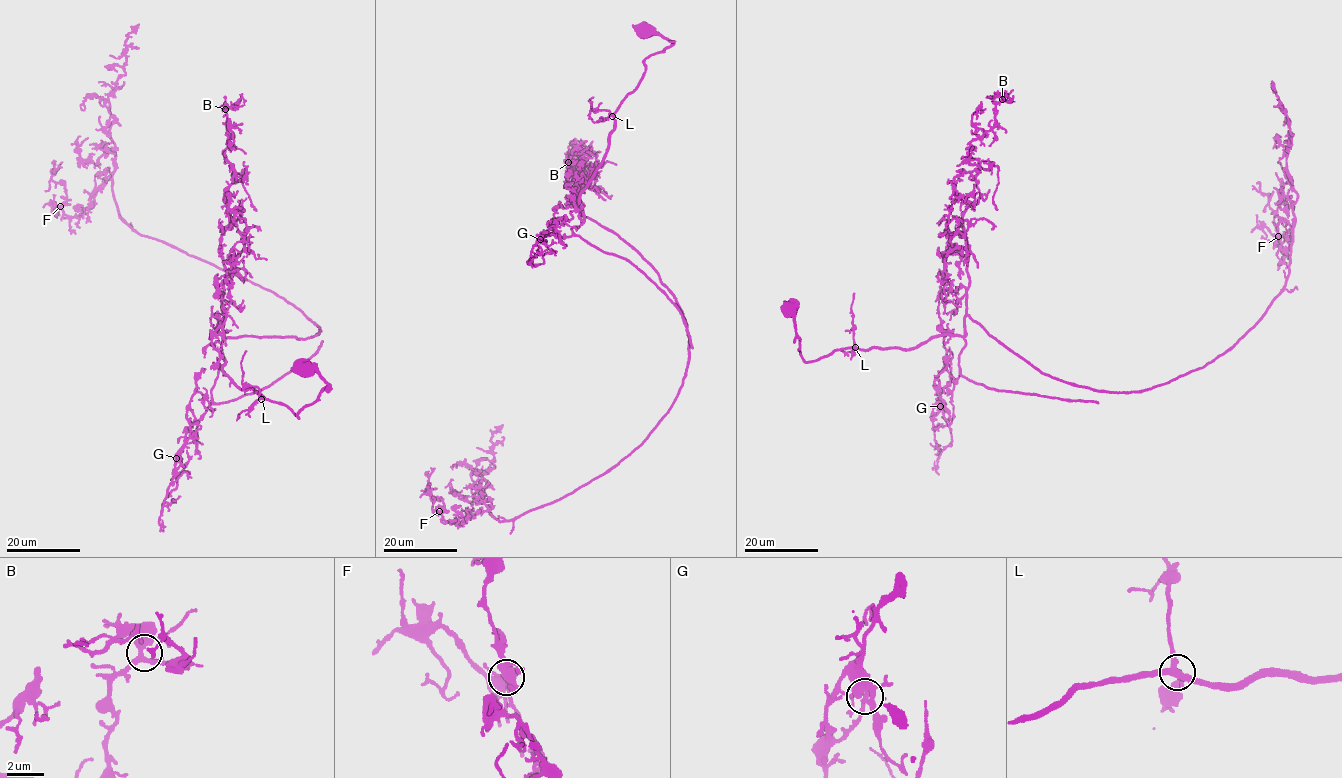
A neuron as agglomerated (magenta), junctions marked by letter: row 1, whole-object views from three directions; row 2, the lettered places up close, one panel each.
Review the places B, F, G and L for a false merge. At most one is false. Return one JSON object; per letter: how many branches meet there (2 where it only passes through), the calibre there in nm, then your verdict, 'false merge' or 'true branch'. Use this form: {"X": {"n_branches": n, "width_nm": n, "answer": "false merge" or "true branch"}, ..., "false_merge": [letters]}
{"B": {"n_branches": 5, "width_nm": 320, "answer": "true branch"}, "F": {"n_branches": 4, "width_nm": 300, "answer": "true branch"}, "G": {"n_branches": 4, "width_nm": 320, "answer": "true branch"}, "L": {"n_branches": 4, "width_nm": 320, "answer": "true branch"}, "false_merge": []}

